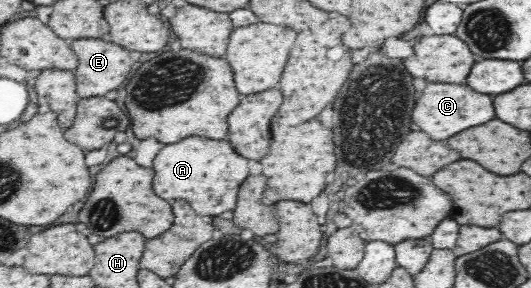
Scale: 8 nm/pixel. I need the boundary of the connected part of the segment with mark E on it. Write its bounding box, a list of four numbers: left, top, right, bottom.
[69,37,134,99]

